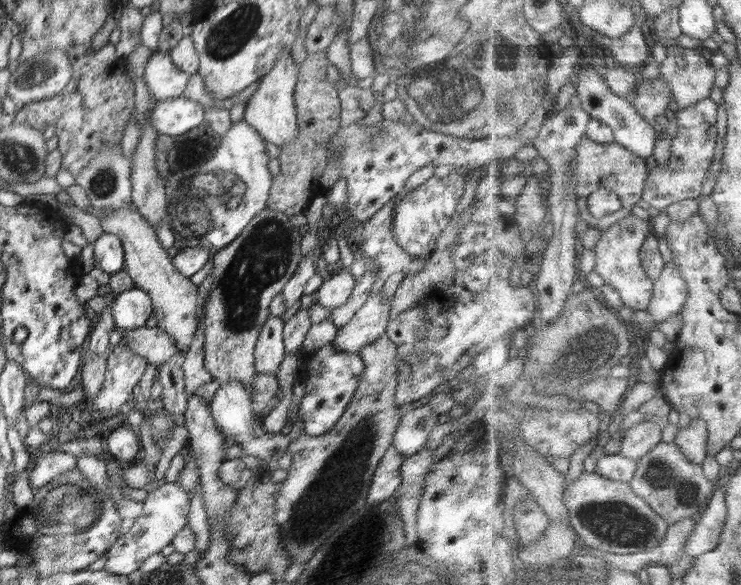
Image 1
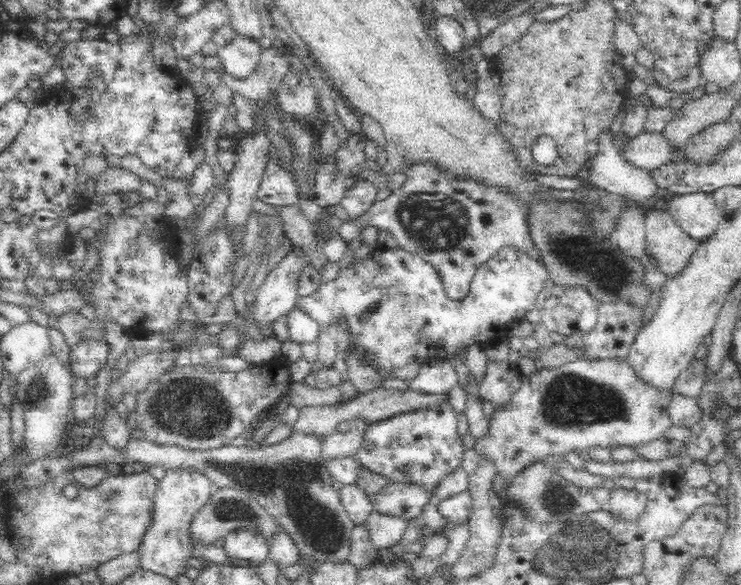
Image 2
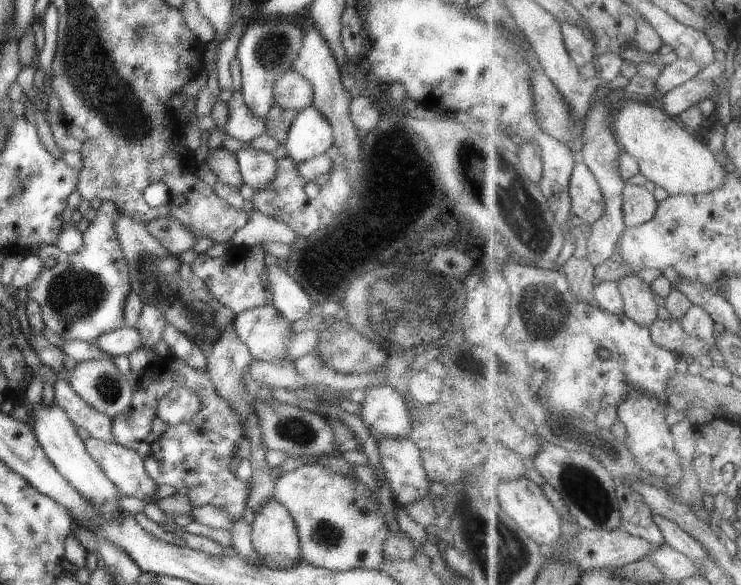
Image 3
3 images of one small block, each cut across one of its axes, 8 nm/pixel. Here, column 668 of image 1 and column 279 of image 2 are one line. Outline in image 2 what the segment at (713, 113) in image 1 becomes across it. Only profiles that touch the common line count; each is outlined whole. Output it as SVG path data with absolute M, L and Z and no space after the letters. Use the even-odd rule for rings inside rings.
M271 146L272 159L266 165L256 198L276 208L294 207L300 200L296 185L291 172L279 165L273 152Z

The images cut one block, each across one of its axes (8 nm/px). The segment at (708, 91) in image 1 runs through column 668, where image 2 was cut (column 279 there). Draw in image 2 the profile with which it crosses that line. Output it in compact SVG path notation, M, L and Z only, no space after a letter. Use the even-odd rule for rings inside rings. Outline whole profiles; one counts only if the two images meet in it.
M271 46L263 49L258 68L248 77L237 78L224 70L219 71L221 82L226 82L232 91L244 93L259 108L262 107L267 102L269 93L274 93L280 80L290 72L288 62L281 56L283 49L286 48Z

